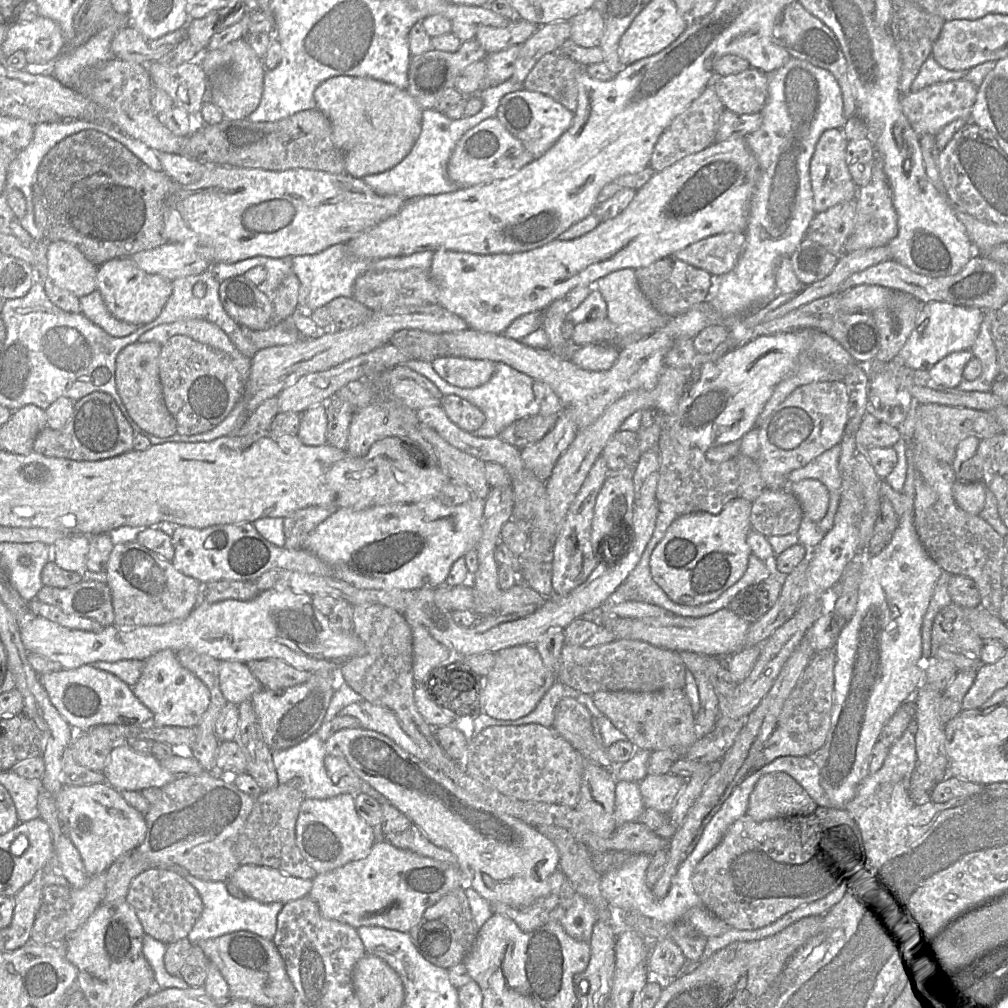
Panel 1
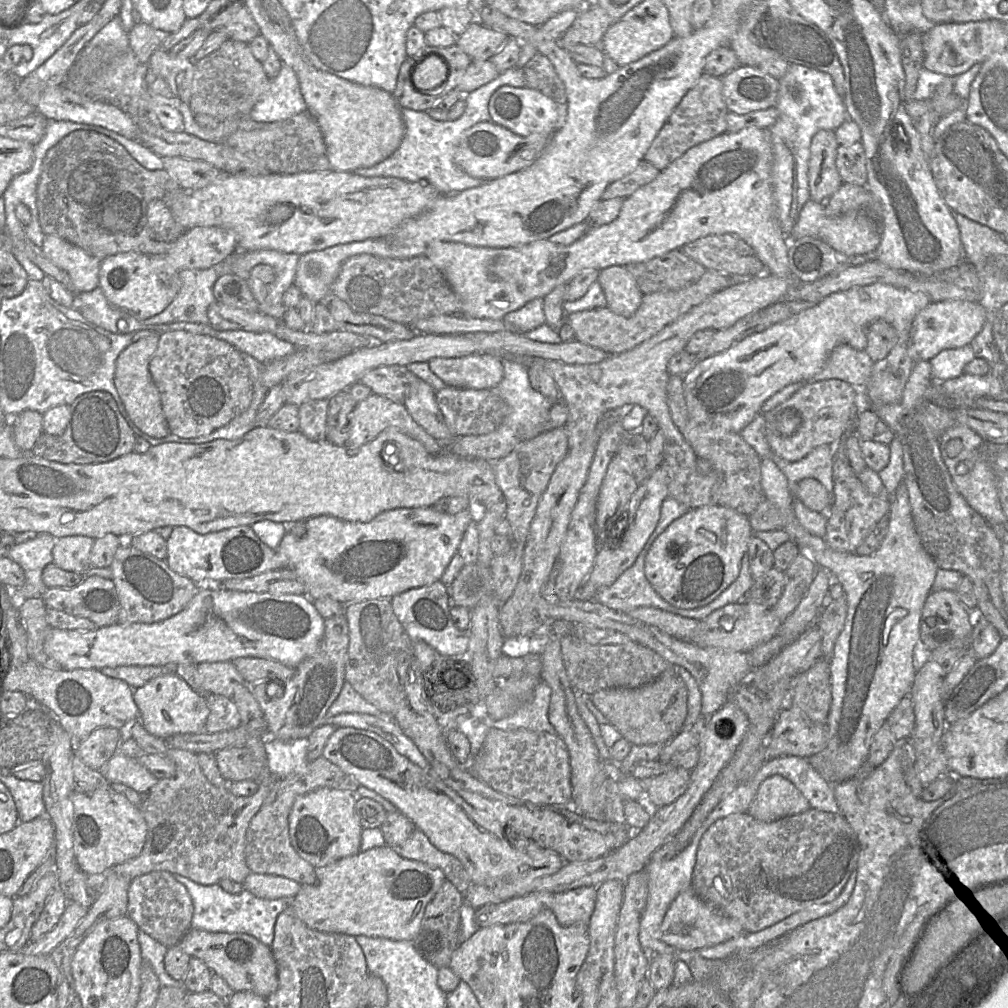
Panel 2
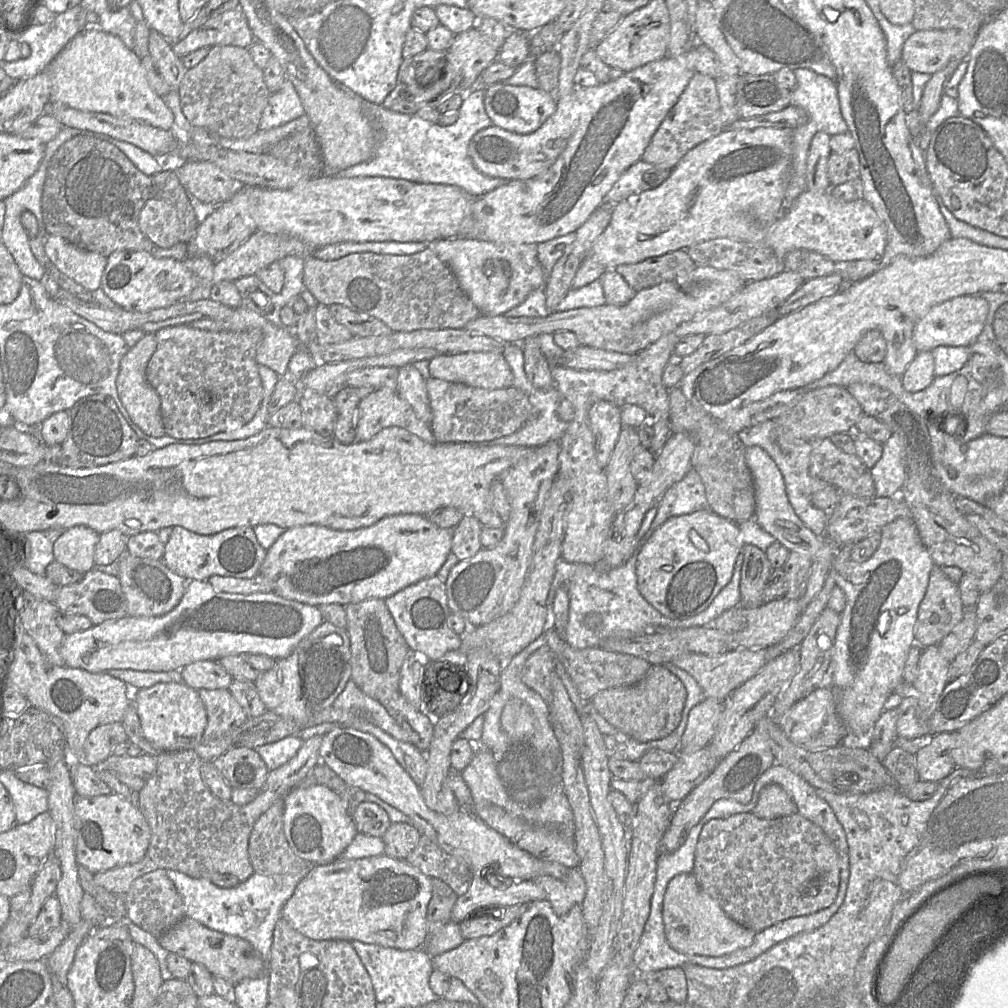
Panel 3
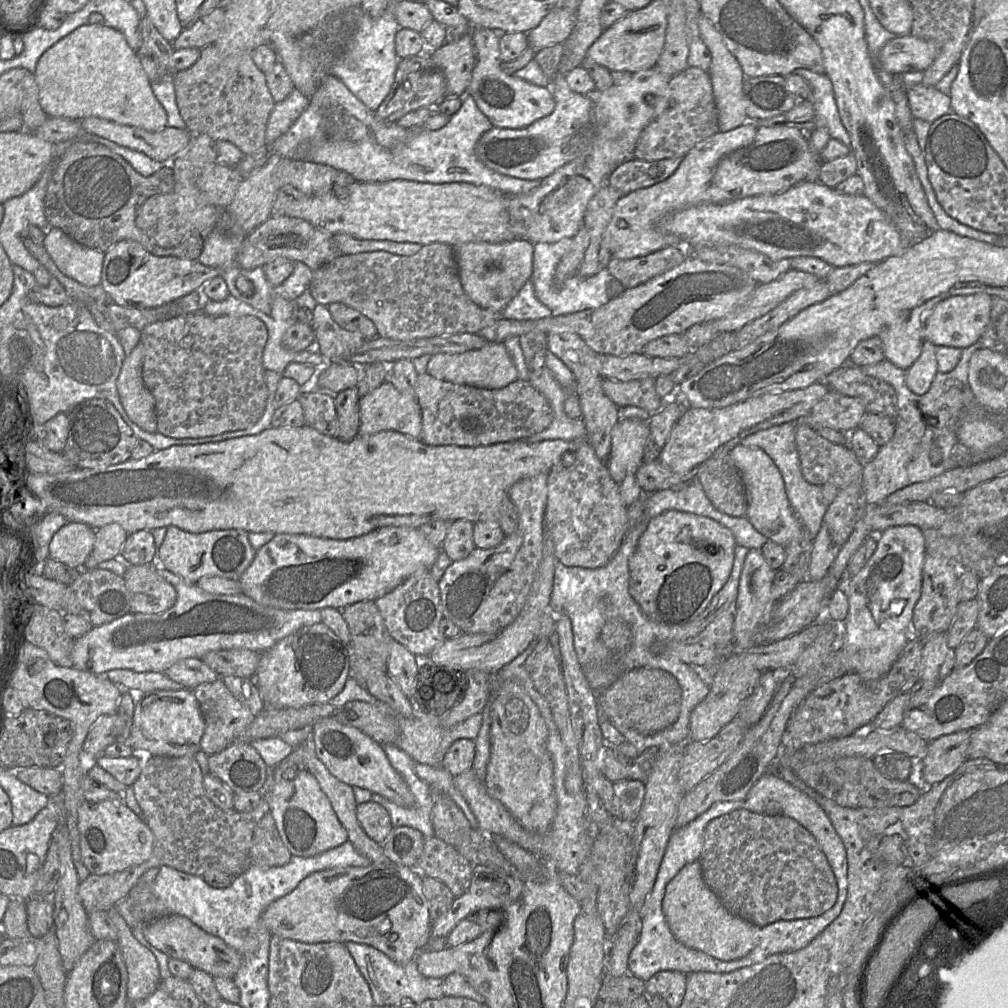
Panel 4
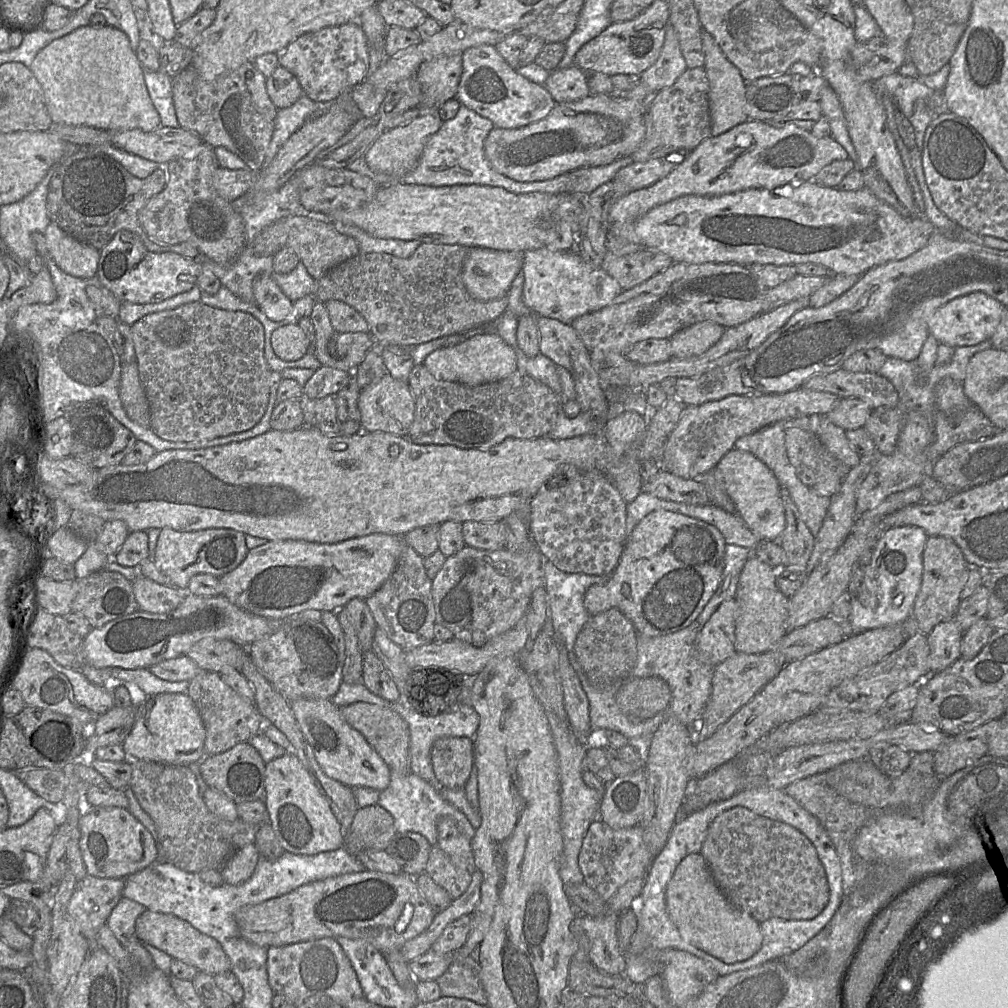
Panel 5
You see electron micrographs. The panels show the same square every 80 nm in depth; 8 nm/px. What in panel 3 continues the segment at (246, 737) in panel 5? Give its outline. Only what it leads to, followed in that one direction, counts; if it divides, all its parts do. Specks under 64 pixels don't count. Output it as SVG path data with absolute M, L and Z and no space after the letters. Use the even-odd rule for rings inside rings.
M199 689L197 691L207 713L203 741L217 739L247 721L248 716L228 689Z

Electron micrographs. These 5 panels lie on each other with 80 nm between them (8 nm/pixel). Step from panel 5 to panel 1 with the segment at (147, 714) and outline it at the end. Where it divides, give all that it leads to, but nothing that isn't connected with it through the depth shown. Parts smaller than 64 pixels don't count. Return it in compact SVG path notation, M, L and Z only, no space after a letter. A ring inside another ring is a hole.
M171 649L158 651L144 662L141 676L131 688L139 701L153 713L152 722L157 726L195 727L210 703L207 686L180 664L176 652Z

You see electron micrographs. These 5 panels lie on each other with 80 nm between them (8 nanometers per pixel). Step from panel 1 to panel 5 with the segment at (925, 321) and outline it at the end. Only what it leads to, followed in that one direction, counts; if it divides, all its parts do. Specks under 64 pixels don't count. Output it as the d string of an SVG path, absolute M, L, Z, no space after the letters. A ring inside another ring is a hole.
M983 292L957 297L940 307L929 319L928 331L939 343L955 347L973 346L989 340L1001 321L1005 306Z

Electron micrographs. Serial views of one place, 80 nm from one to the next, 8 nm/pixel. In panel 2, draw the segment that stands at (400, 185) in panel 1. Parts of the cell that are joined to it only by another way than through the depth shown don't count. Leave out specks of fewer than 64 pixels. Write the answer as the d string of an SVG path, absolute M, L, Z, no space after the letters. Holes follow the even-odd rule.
M524 68L509 69L492 82L469 94L463 94L466 108L463 115L455 121L437 121L426 112L401 109L405 132L398 149L382 162L351 173L363 177L393 177L412 183L429 184L440 194L458 193L481 185L483 180L468 175L457 165L455 154L464 132L478 123L492 122L488 110L489 100L497 89L505 86L526 87Z

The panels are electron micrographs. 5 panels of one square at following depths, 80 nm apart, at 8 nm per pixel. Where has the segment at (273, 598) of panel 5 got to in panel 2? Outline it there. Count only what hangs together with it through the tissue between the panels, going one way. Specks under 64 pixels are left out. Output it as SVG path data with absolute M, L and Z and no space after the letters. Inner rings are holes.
M434 507L396 508L382 512L366 523L349 522L336 517L322 515L309 518L305 521L305 534L303 536L296 536L287 531L276 550L288 558L288 566L283 568L289 568L294 571L294 573L306 584L308 587L307 597L311 600L327 596L338 601L343 606L346 606L351 603L358 603L365 600L389 599L409 589L422 587L440 581L443 572L450 563L452 557L457 554L459 544L467 526L475 520L476 515L477 511L474 507L468 508L454 515L438 512Z

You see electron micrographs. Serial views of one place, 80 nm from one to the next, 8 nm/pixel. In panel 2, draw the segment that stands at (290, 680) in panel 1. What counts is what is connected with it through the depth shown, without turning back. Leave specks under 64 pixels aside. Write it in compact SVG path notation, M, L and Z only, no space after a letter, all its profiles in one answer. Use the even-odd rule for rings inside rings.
M239 657L232 663L247 684L273 679L286 682L294 674L294 668L266 658Z

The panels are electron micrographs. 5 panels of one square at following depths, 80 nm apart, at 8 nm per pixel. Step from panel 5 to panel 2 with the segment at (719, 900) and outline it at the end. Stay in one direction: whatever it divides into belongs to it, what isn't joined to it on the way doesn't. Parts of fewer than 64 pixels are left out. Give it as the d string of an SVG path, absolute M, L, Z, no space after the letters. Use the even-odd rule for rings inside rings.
M689 887L680 892L670 904L659 932L661 940L675 950L693 951L725 942L745 931L738 921L702 901Z

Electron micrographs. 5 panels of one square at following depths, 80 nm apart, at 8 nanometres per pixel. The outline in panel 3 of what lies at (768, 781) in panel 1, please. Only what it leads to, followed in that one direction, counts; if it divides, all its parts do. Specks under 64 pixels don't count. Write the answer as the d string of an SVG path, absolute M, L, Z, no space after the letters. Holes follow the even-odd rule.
M779 785L765 786L752 814L760 819L774 819L796 814L797 807L788 793Z

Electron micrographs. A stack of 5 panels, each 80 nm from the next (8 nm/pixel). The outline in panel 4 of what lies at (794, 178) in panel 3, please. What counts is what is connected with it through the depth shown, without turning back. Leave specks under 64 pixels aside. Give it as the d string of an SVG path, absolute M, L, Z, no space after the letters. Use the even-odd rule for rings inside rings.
M797 68L793 73L804 78L811 86L812 92L808 100L815 109L814 127L827 128L830 138L839 140L851 149L851 139L840 119L829 77L805 68Z

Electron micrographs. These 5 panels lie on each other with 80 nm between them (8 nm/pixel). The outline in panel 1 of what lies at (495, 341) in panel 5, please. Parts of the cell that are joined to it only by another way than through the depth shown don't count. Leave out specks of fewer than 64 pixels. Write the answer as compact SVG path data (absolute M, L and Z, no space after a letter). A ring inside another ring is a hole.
M440 357L432 361L436 373L446 382L460 388L476 388L493 376L496 363L490 360Z

